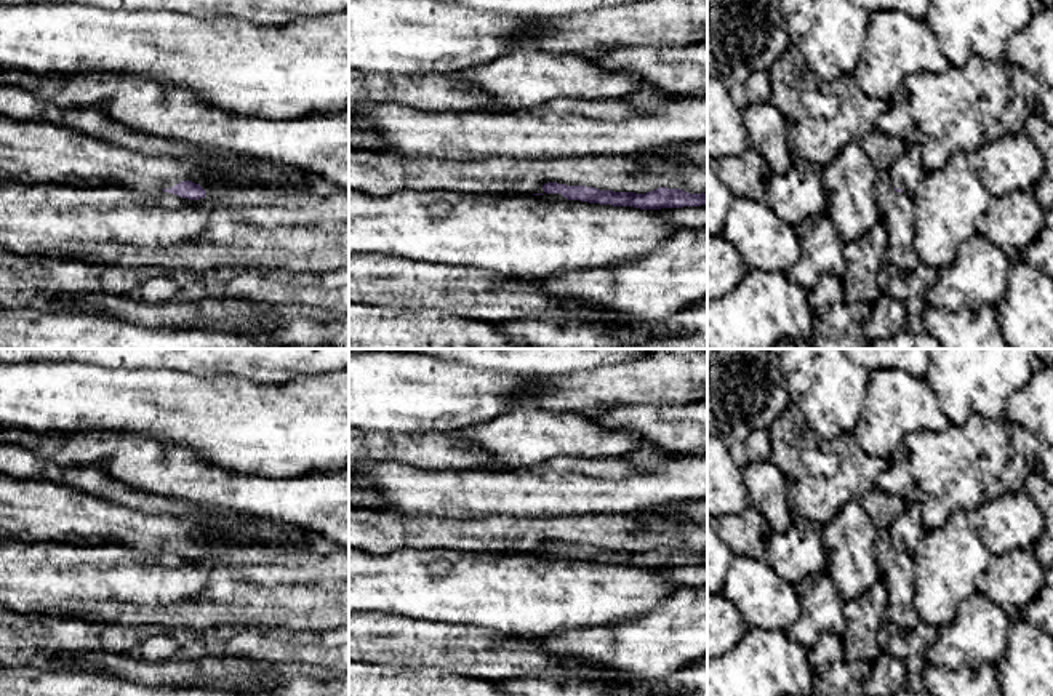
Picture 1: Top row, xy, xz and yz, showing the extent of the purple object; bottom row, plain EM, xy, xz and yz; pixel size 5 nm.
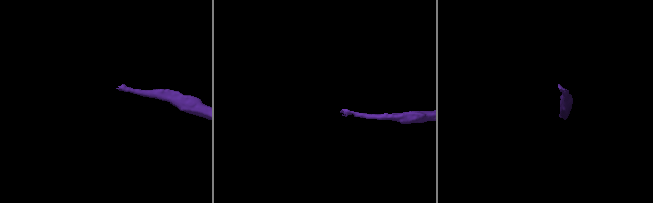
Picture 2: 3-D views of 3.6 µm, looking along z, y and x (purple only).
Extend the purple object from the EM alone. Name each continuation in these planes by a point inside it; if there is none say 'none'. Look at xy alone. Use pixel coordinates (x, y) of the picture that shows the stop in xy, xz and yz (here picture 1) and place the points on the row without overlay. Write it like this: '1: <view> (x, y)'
1: xy (29, 509)

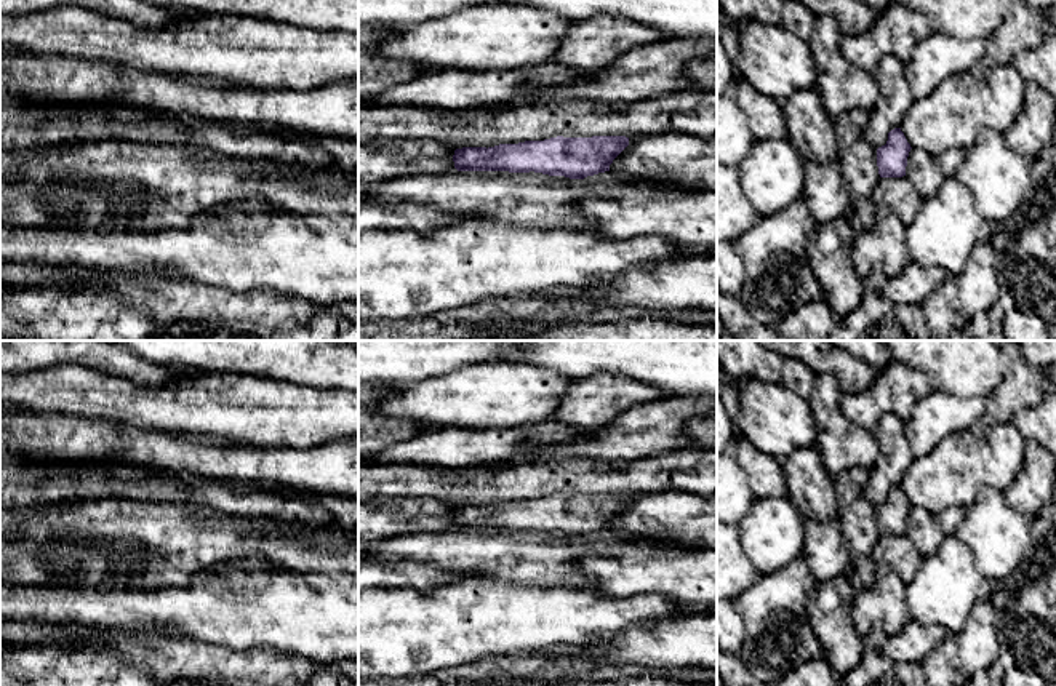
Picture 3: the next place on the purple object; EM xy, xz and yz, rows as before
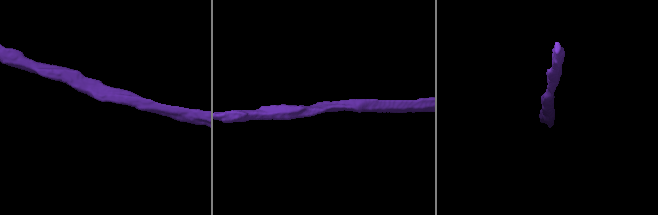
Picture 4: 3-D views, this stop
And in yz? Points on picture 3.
none

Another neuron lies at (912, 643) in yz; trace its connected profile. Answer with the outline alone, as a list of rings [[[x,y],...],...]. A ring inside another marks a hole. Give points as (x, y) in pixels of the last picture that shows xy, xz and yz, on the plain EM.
[[[910,619],[898,633],[888,636],[883,651],[894,662],[923,664],[946,635],[941,625],[923,627]]]

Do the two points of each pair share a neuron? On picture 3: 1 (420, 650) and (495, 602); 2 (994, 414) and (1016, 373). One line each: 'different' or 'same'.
1: same
2: same

